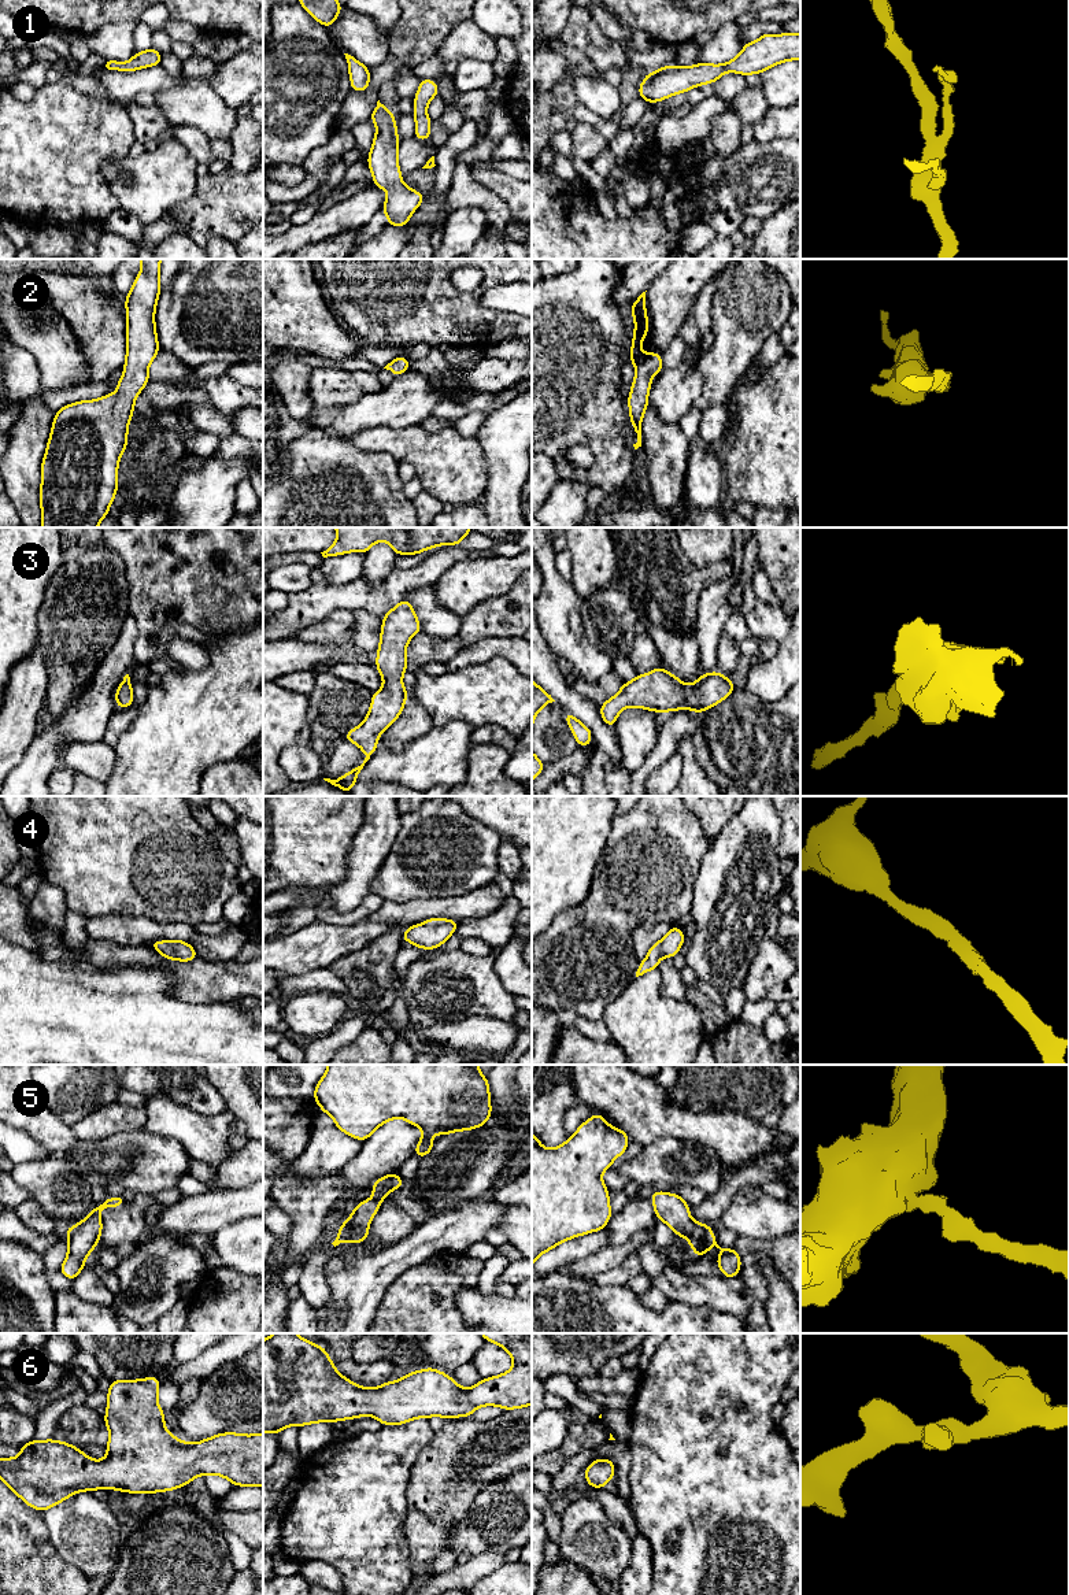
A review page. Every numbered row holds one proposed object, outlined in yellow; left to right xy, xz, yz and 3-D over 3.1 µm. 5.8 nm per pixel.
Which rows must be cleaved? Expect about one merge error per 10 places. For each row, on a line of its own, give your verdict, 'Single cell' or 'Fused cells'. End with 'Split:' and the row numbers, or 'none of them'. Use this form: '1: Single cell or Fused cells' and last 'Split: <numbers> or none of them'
1: Single cell
2: Single cell
3: Single cell
4: Single cell
5: Single cell
6: Single cell
Split: none of them

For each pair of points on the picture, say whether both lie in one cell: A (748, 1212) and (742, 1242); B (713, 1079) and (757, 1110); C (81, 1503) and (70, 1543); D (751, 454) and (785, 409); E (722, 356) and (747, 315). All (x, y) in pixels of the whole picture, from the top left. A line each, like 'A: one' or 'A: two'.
A: two
B: one
C: one
D: one
E: one

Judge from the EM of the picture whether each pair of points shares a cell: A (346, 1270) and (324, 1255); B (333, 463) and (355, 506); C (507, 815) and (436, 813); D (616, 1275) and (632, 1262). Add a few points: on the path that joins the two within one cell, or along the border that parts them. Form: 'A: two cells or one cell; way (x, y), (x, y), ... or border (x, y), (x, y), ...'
A: two cells; border (335, 1254), (325, 1265), (325, 1279), (329, 1291)
B: one cell; way (333, 474), (333, 484), (344, 495)
C: two cells; border (463, 810), (495, 832)
D: one cell; way (620, 1275), (628, 1266)

